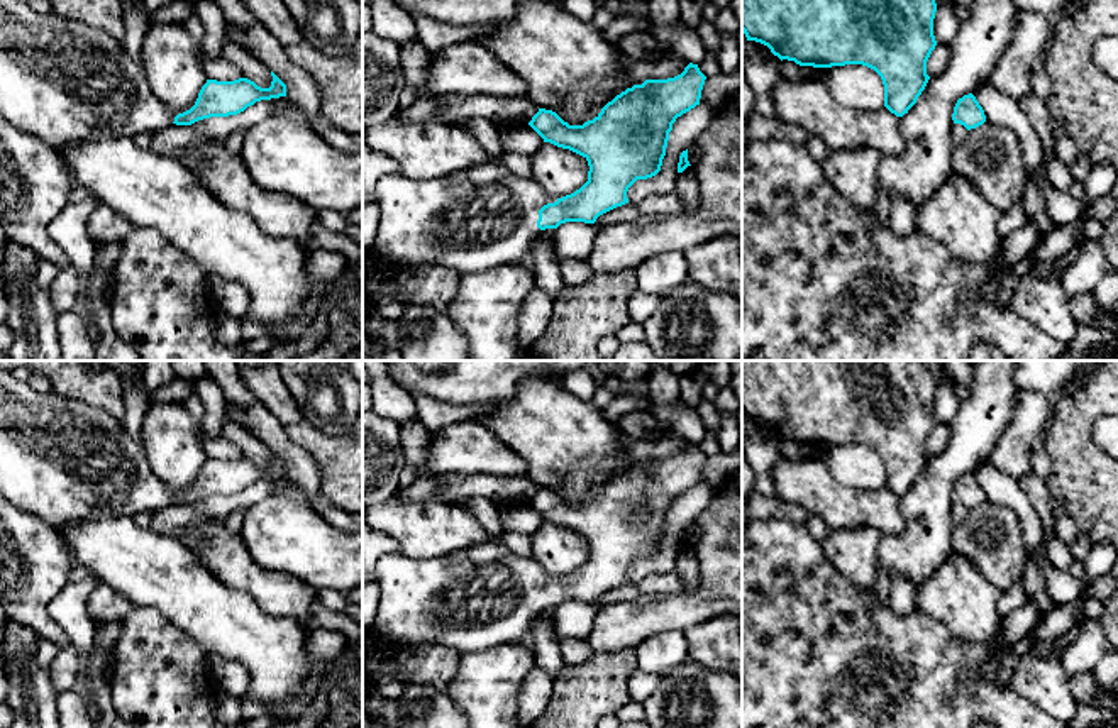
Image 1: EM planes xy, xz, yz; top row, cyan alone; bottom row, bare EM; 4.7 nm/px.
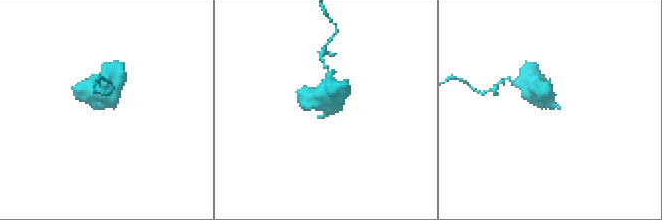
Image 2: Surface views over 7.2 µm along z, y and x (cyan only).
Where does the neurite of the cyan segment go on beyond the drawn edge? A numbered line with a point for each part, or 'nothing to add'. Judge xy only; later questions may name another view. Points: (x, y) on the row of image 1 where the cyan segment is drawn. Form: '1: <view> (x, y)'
1: xy (56, 82)

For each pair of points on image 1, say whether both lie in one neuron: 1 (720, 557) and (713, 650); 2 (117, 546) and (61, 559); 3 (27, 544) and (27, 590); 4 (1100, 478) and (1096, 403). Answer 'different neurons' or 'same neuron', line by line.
1: different neurons
2: different neurons
3: same neuron
4: same neuron

